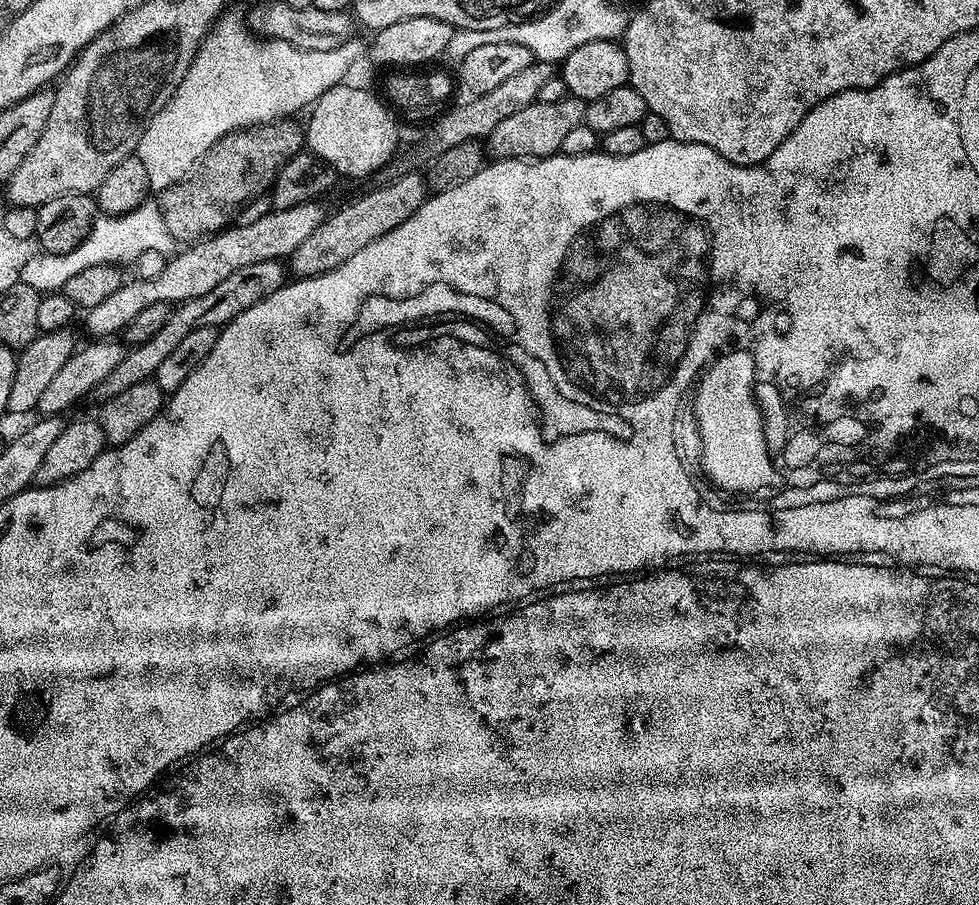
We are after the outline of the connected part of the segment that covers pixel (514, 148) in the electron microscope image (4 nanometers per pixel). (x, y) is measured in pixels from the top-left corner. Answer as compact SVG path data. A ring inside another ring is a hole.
M564 96L558 102L542 102L517 110L510 118L498 122L486 137L487 149L496 160L545 160L560 152L562 142L574 130L574 126L584 123L585 101L577 96Z

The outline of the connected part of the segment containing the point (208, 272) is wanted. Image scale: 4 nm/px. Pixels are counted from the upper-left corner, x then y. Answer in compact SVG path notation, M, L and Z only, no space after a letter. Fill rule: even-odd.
M313 202L290 206L286 210L268 210L265 216L260 216L257 220L250 221L249 224L237 223L235 226L225 228L223 232L209 235L207 238L185 247L188 249L178 253L153 280L129 279L114 294L110 294L110 298L105 298L103 302L98 302L98 306L91 308L87 313L89 330L96 338L115 337L117 334L123 333L126 322L131 322L143 308L151 306L154 302L166 302L173 306L182 304L190 298L198 298L198 294L206 294L209 290L214 290L214 286L218 286L218 282L223 282L224 279L230 278L230 274L235 274L236 271L242 270L246 266L267 260L291 257L292 252L298 250L298 246L302 246L302 242L306 242L306 238L310 238L310 234L314 234L314 230L318 230L324 223L326 211L324 212L322 205L323 203Z

